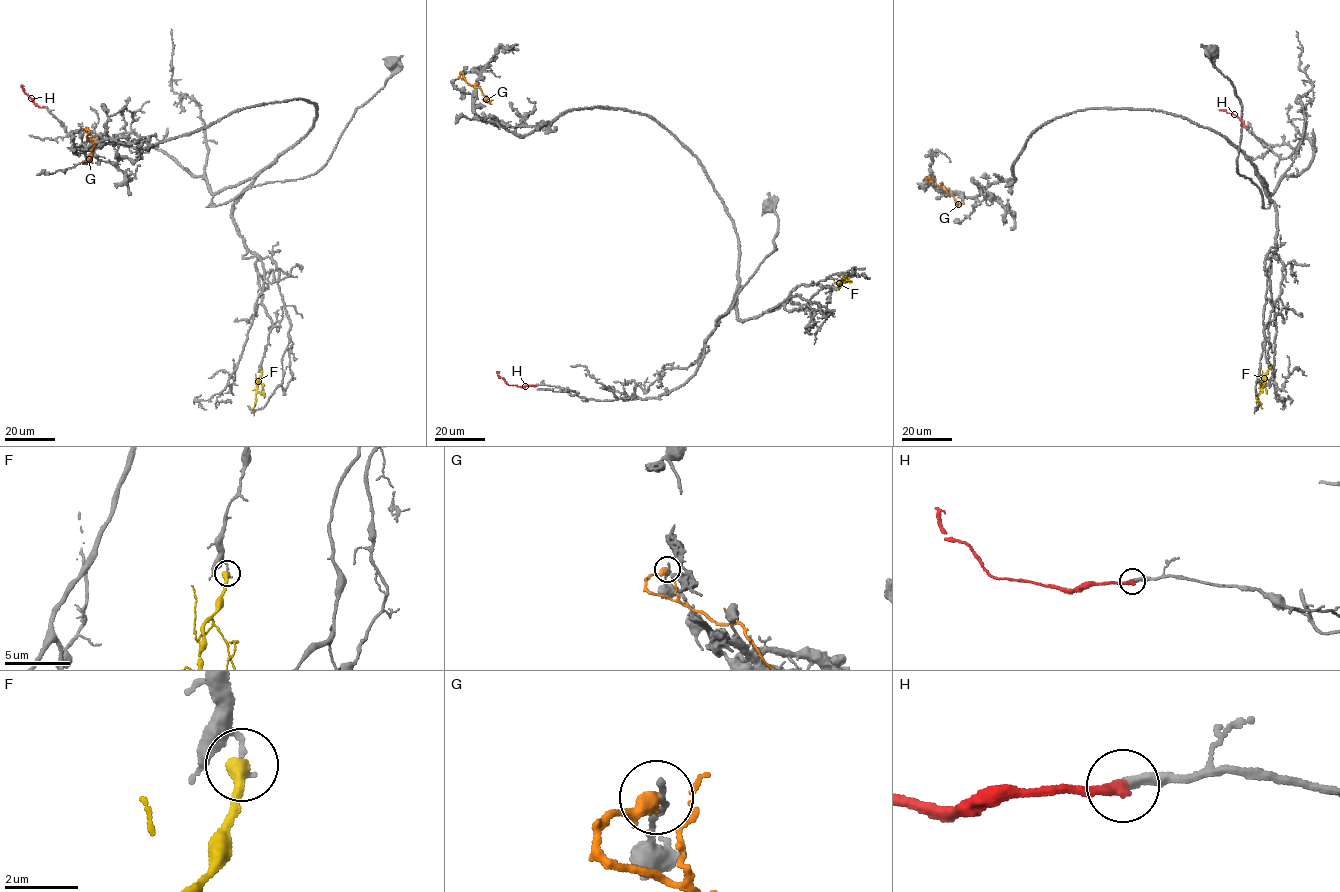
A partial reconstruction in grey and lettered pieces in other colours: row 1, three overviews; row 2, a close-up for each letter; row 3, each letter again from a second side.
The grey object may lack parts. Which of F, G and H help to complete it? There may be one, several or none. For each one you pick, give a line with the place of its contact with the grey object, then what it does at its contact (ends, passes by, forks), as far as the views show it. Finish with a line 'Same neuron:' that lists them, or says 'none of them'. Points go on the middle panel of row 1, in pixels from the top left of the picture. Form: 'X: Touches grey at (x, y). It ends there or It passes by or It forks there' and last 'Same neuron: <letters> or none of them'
H: Touches grey at (535, 385). It ends there
Same neuron: H

